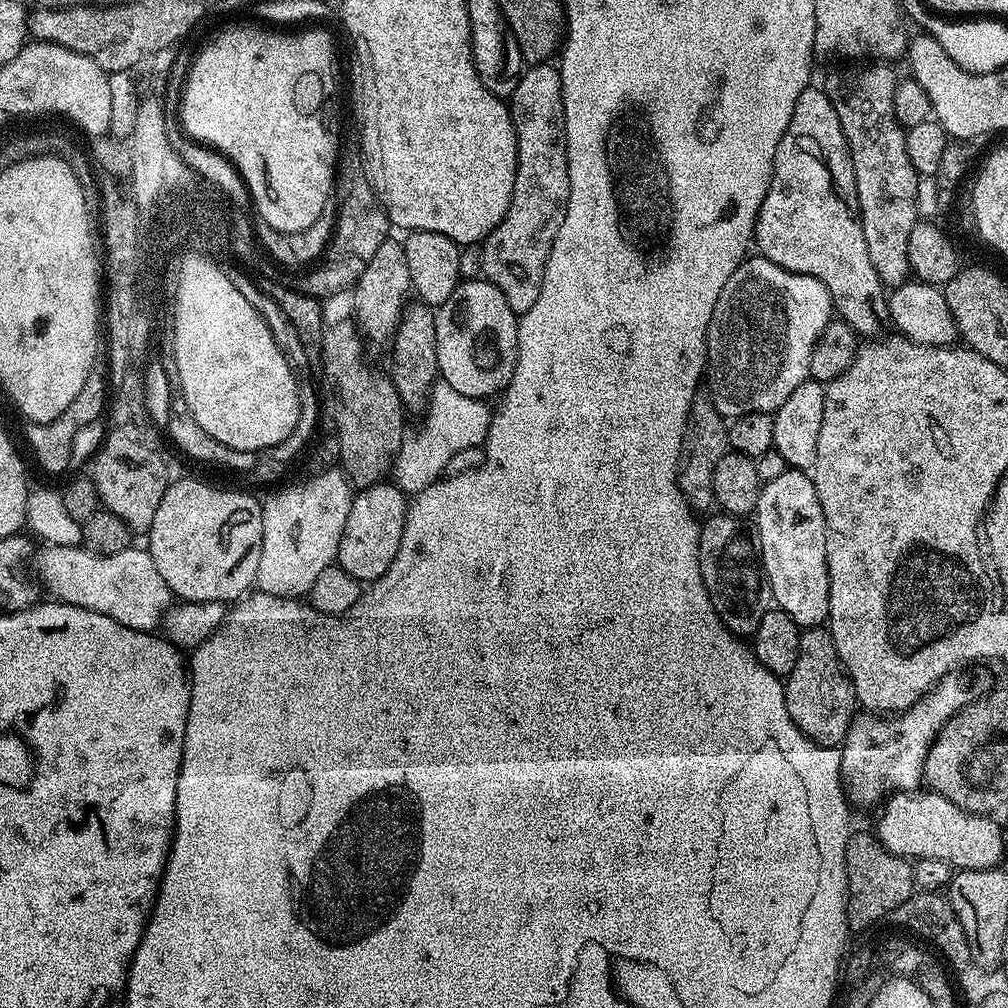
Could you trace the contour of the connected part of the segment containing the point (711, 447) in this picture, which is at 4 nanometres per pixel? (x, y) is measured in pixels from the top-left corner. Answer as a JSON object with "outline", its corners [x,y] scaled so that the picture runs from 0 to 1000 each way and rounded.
{"outline":[[[691,392],[683,408],[683,418],[679,421],[679,434],[675,443],[675,463],[671,466],[671,477],[677,486],[683,503],[688,506],[707,503],[708,462],[724,447],[722,442],[723,422],[715,413],[701,392]]]}

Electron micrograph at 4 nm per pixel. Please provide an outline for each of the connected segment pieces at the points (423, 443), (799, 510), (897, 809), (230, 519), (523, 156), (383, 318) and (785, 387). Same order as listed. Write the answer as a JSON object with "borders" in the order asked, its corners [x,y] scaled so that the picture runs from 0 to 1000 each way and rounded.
{"borders":[[[[434,376],[429,383],[429,388],[425,393],[423,404],[423,412],[421,422],[414,427],[413,430],[402,432],[401,441],[397,444],[397,449],[393,451],[393,455],[387,465],[388,475],[394,484],[402,490],[412,490],[423,486],[423,482],[432,480],[445,467],[444,459],[451,452],[456,452],[459,448],[464,448],[467,444],[475,445],[479,441],[480,436],[484,434],[484,424],[488,418],[489,406],[483,405],[480,397],[471,397],[462,391],[454,391],[454,387],[450,387],[450,383],[446,383],[440,376]]],[[[780,466],[755,483],[748,527],[754,537],[754,554],[769,602],[784,609],[795,624],[816,620],[821,613],[821,526],[817,523],[808,478],[801,467]]],[[[924,784],[886,785],[876,795],[876,800],[867,828],[874,839],[887,847],[909,853],[935,851],[935,855],[948,863],[986,861],[993,856],[996,829],[983,809],[954,804]]],[[[182,474],[173,478],[163,489],[161,498],[157,502],[157,510],[153,510],[153,518],[145,529],[145,535],[147,535],[145,546],[153,554],[153,562],[157,562],[157,569],[161,569],[161,573],[165,577],[165,581],[171,586],[172,592],[178,593],[183,597],[212,597],[213,595],[234,597],[254,577],[256,554],[260,554],[260,500],[257,495],[253,496],[252,493],[245,492],[242,488],[229,488],[226,484],[213,484],[212,481],[201,480],[198,476]]],[[[547,63],[530,63],[521,66],[516,72],[516,80],[512,82],[506,96],[506,110],[508,112],[508,124],[512,130],[512,176],[510,177],[510,188],[506,196],[506,204],[504,210],[498,216],[498,220],[494,220],[494,224],[486,233],[481,234],[476,247],[476,269],[479,277],[485,278],[491,286],[498,288],[498,296],[502,296],[502,300],[506,300],[506,308],[510,308],[514,312],[519,312],[522,308],[526,308],[526,304],[530,304],[530,300],[536,291],[536,285],[540,279],[540,269],[544,263],[546,256],[546,248],[550,244],[550,240],[556,231],[558,220],[562,216],[562,204],[565,196],[565,173],[563,172],[563,142],[560,136],[560,106],[558,105],[558,85],[556,84],[555,70]]],[[[392,236],[381,238],[368,256],[350,287],[351,306],[356,328],[371,339],[386,338],[397,318],[407,292],[407,266],[400,241]]],[[[747,254],[747,258],[746,255],[739,257],[731,264],[728,272],[724,272],[724,280],[720,280],[712,292],[703,319],[706,322],[706,356],[700,361],[714,361],[714,329],[730,329],[730,321],[738,321],[738,317],[734,317],[738,310],[770,310],[770,321],[782,325],[782,337],[778,337],[782,349],[778,349],[778,357],[774,357],[774,397],[780,399],[792,382],[803,376],[806,344],[827,313],[825,297],[812,276],[780,268],[759,254]]]]}

